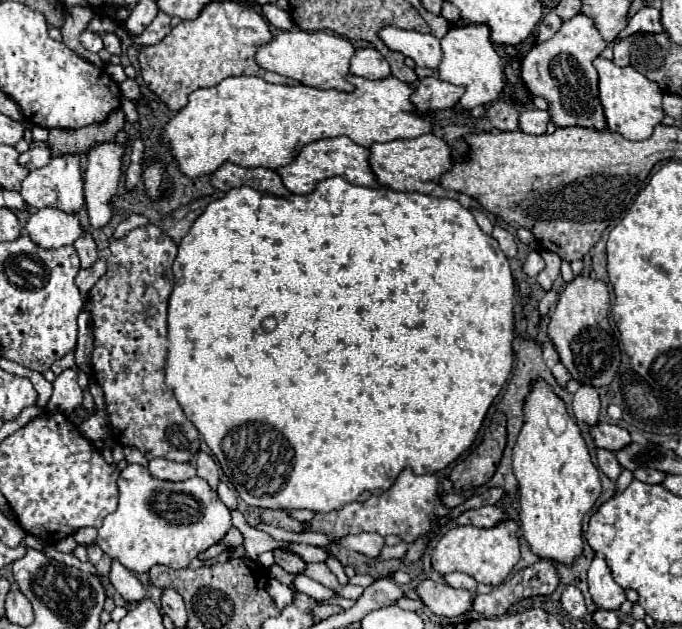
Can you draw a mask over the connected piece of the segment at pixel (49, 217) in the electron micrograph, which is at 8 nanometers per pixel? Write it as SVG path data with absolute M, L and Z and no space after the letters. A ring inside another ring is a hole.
M44 207L34 211L26 223L26 231L40 247L46 249L72 245L82 235L76 213L66 213L58 207Z

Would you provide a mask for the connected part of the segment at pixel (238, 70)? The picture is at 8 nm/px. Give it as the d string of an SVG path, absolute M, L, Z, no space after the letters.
M234 1L210 3L196 19L182 21L180 25L172 27L172 31L160 43L142 47L138 55L140 71L148 89L156 93L174 113L186 107L188 95L192 91L200 87L214 87L226 77L254 75L262 77L268 83L296 85L296 79L270 73L254 63L256 47L268 43L270 39L270 27L256 11L250 11L248 7Z

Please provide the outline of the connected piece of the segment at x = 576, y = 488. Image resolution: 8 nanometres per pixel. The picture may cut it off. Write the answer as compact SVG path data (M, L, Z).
M544 379L534 381L530 393L526 395L524 425L514 447L512 463L520 487L520 527L530 549L538 557L558 563L572 563L582 553L582 521L602 493L600 471L592 465L592 457L588 453L582 431L568 415L566 403L552 391L552 387Z

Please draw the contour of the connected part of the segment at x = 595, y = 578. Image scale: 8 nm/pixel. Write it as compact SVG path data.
M596 557L588 569L588 587L594 603L602 609L620 609L626 601L626 591L614 581L602 557Z

